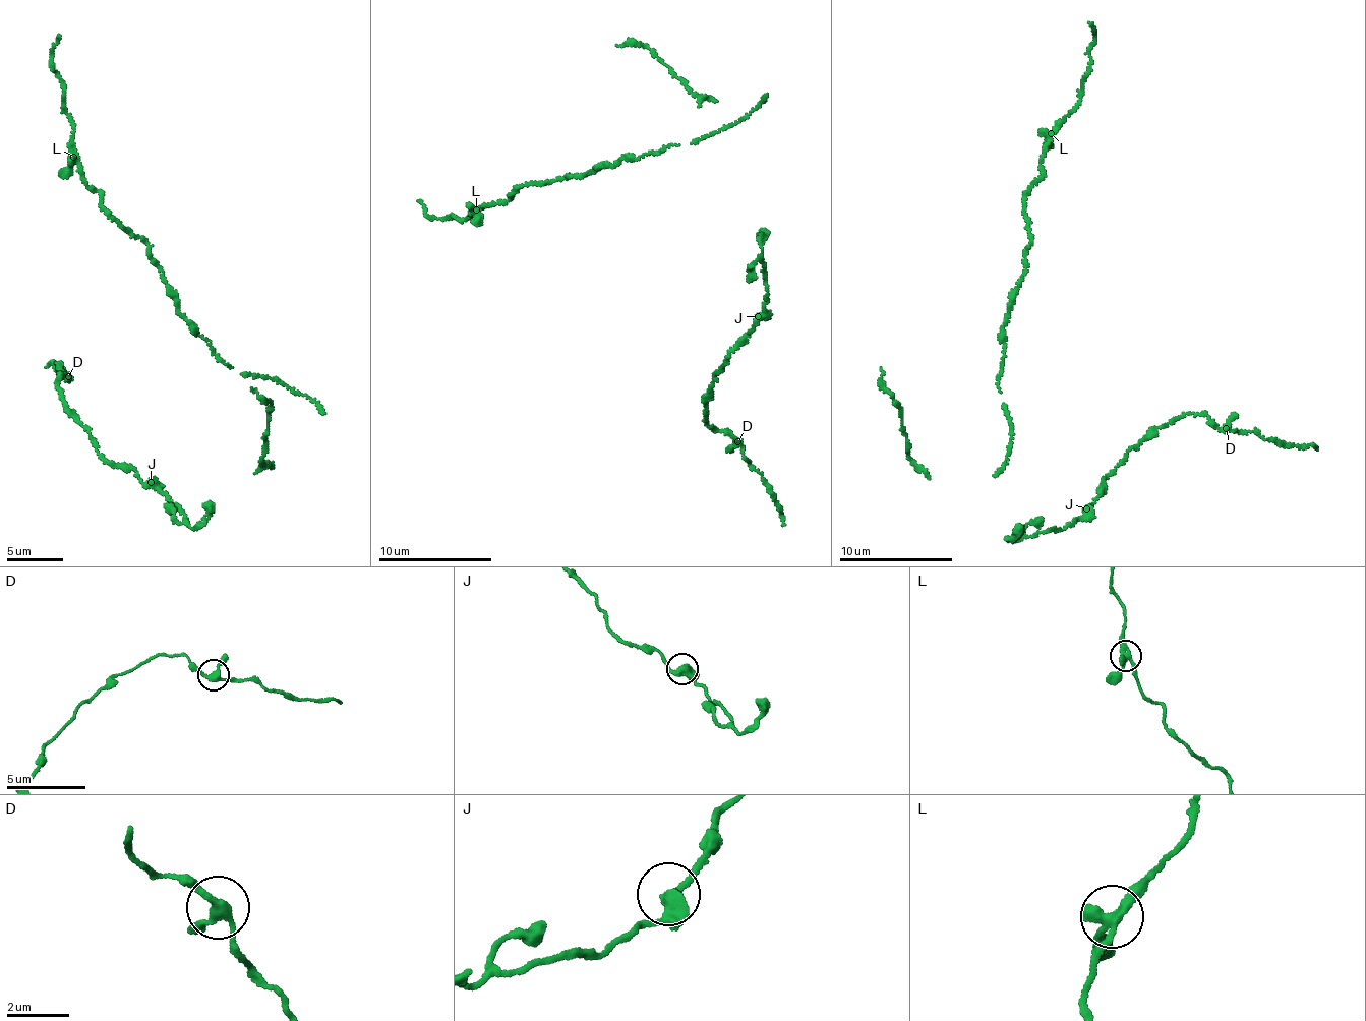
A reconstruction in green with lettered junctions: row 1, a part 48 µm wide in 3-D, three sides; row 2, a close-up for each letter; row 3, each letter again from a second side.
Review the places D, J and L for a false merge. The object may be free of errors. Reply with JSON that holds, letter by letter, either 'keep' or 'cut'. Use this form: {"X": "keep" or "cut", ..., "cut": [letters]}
{"D": "keep", "J": "keep", "L": "keep", "cut": []}

